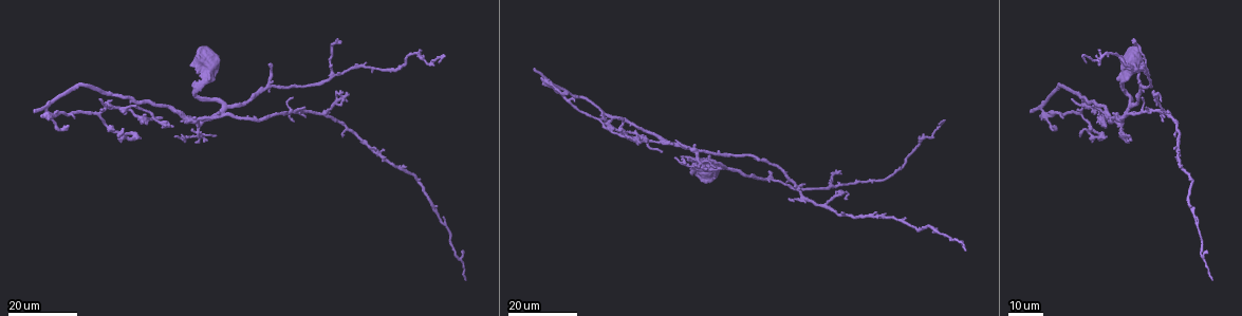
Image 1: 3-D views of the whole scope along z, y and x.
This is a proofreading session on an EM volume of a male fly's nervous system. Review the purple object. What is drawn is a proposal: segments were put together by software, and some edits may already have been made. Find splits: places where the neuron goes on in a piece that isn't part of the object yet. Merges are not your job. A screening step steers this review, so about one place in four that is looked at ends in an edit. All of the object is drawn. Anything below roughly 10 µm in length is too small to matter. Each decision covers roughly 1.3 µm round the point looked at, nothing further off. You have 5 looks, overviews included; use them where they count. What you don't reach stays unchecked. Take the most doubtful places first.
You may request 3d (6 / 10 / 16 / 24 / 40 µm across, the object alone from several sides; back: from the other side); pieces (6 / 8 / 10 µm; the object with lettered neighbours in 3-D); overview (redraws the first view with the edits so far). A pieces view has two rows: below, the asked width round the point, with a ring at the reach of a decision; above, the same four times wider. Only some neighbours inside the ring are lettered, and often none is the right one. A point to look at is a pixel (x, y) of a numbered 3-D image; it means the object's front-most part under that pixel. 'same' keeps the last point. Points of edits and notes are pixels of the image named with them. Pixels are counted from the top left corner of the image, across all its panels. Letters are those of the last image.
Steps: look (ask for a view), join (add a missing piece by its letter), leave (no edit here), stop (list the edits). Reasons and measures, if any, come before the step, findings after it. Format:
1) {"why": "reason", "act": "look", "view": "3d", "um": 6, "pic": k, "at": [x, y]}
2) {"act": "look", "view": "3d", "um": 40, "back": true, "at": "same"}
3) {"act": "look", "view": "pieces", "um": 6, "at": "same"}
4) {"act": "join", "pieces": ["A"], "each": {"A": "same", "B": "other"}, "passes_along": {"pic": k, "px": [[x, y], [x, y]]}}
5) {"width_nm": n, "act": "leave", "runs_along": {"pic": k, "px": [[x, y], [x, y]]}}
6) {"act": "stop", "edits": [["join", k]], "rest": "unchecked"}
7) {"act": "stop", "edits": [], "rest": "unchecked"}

{"why": "an open end", "act": "look", "view": "3d", "um": 16, "pic": 1, "at": [162, 118]}

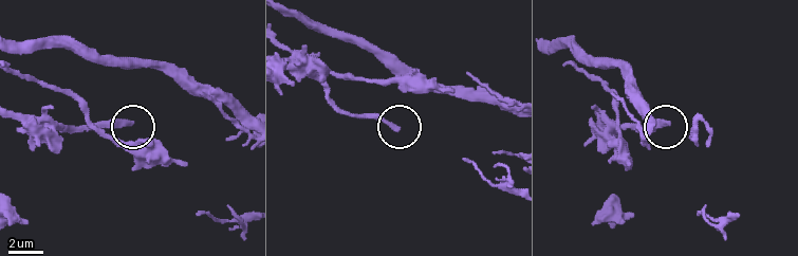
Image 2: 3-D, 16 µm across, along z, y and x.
{"act": "look", "view": "pieces", "um": 6, "pic": 2, "at": [395, 128]}

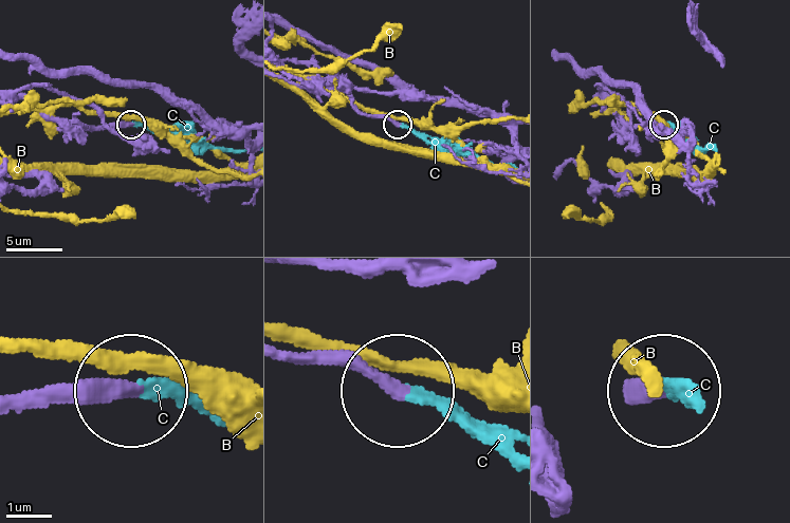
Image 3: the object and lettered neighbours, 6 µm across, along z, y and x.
{"act": "join", "pieces": ["C"], "each": {"B": "other", "C": "same"}, "found": "it goes on there"}

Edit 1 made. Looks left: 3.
{"why": "free end", "act": "look", "view": "3d", "um": 24, "pic": 1, "at": [1072, 100]}

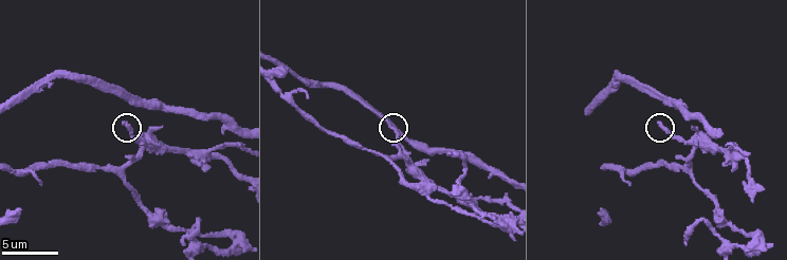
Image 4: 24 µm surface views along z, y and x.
{"why": "see the neighbours", "act": "look", "view": "pieces", "um": 10, "pic": 4, "at": [389, 126]}

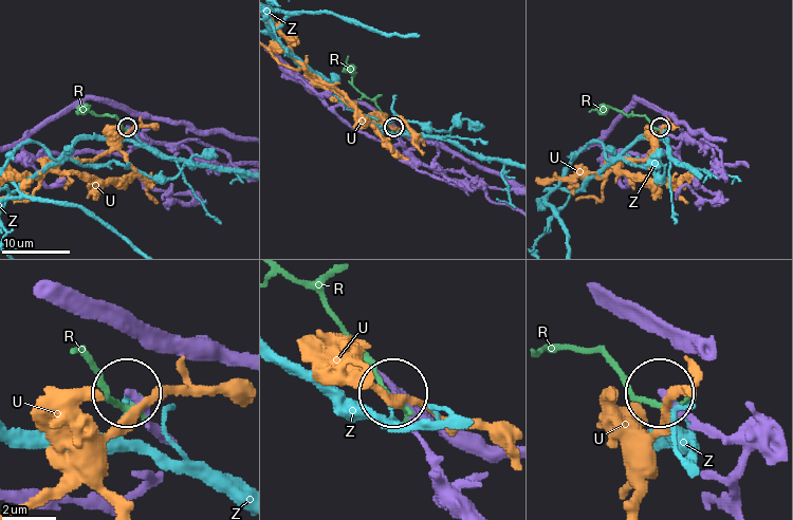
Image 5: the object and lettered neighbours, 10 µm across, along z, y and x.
{"act": "leave", "each": {"R": "other", "U": "other", "Z": "other"}, "found": "no lettered piece goes on from it"}

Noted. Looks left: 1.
{"act": "stop", "edits": [["join", 3]], "rest": "unchecked"}

